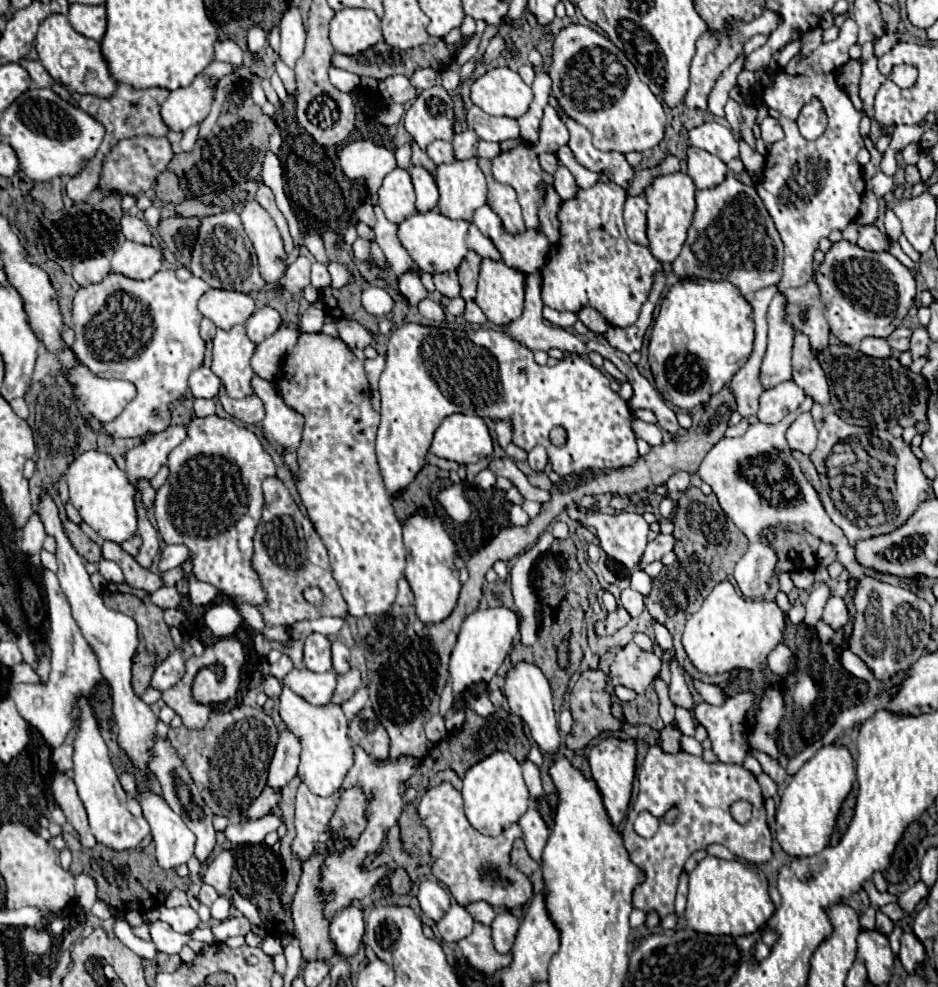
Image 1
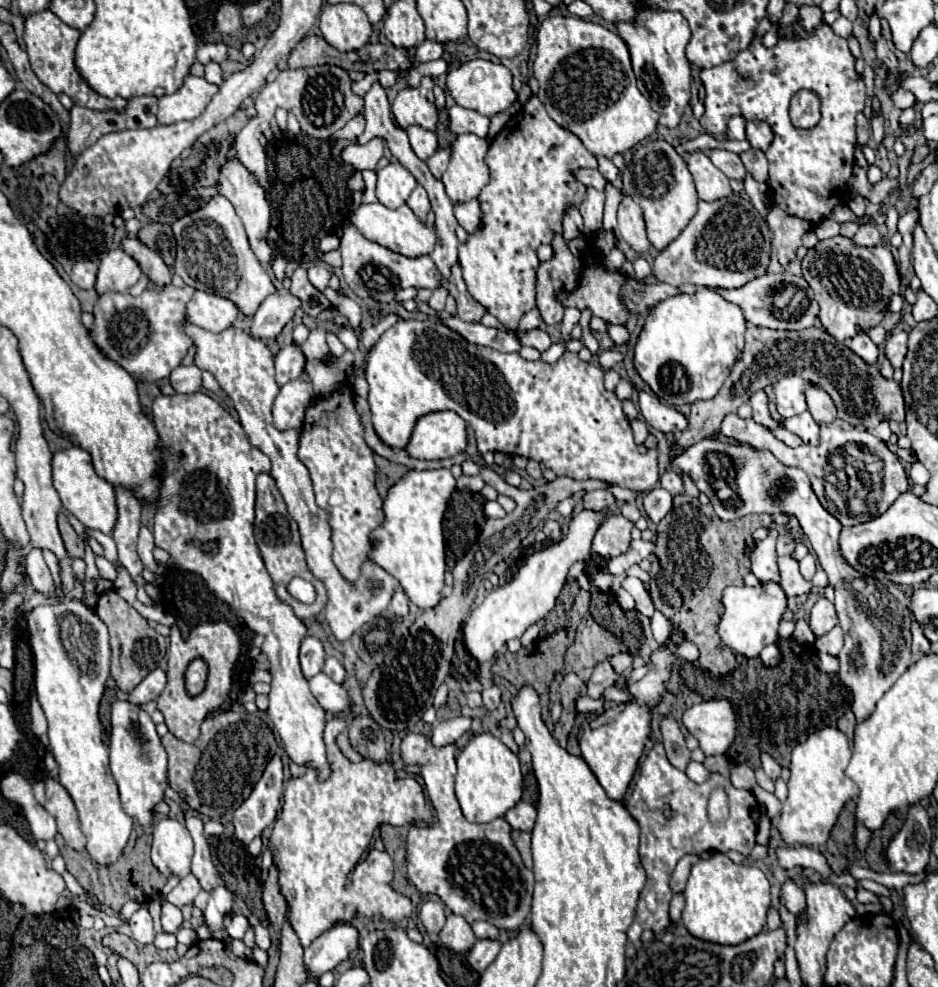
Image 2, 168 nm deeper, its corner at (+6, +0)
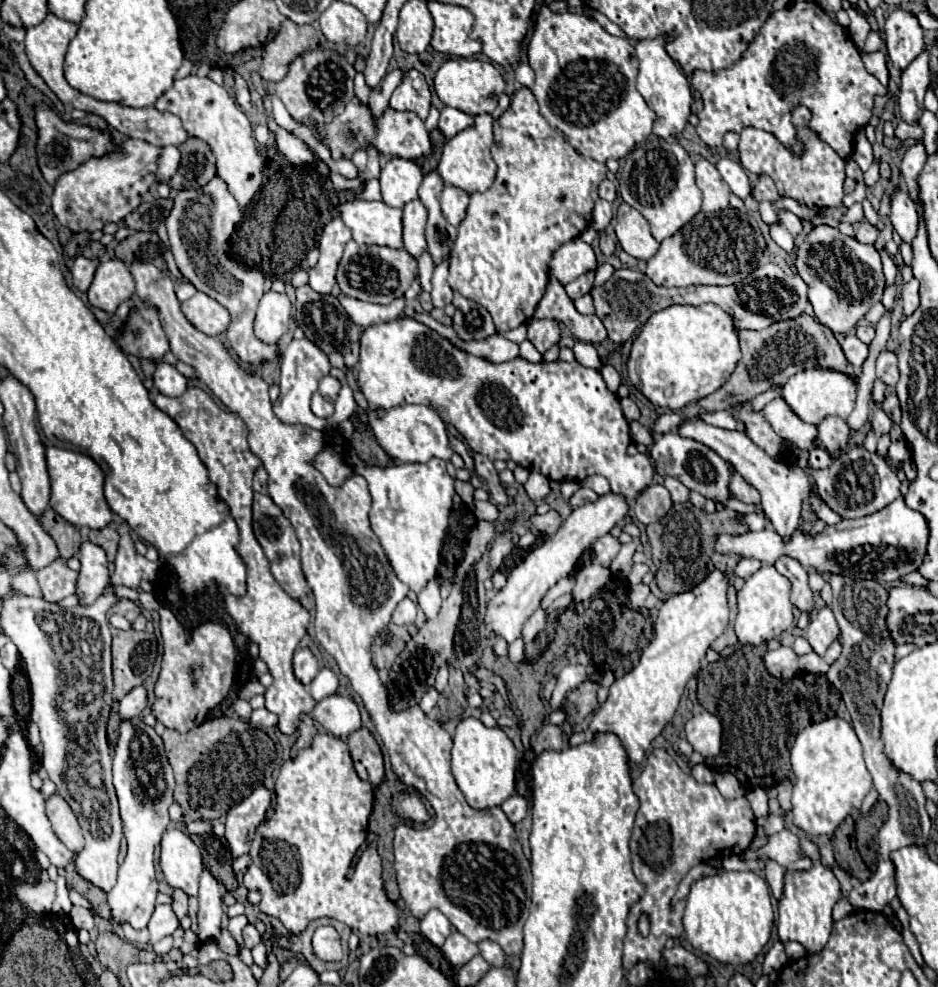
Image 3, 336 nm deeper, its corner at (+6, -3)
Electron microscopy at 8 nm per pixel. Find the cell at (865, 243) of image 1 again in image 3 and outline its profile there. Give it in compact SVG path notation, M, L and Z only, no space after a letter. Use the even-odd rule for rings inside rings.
M860 222L860 224L856 226L856 240L858 240L860 244L874 244L874 242L876 242L876 236L878 236L878 230L876 230L872 224Z

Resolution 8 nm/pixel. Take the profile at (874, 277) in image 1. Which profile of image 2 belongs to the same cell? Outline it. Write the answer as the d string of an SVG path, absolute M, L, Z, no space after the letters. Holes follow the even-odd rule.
M842 235L818 241L816 247L808 249L802 259L802 275L820 305L818 317L822 327L838 341L876 327L882 321L890 297L902 289L902 277L898 275L896 261L884 245L860 247Z

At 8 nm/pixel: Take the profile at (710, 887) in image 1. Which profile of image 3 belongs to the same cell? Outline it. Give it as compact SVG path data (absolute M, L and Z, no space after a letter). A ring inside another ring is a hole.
M720 872L702 876L690 888L684 910L684 928L688 942L702 954L720 962L752 962L770 940L774 910L768 884L756 872Z

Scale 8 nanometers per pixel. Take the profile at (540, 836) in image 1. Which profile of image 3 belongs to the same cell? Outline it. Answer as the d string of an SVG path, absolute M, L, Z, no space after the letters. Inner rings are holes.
M514 794L514 796L510 796L502 804L502 810L504 810L504 814L508 816L508 820L512 824L518 824L526 816L526 812L528 812L528 802L520 794Z

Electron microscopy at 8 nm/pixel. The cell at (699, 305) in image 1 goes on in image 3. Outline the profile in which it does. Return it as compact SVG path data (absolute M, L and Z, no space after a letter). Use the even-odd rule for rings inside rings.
M712 302L702 306L668 306L652 314L632 342L628 376L632 384L656 406L678 410L696 402L726 382L740 362L738 330L732 318Z

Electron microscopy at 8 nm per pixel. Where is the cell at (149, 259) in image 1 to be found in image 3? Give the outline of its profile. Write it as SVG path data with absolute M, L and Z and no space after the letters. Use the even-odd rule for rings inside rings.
M110 258L96 270L94 282L88 288L88 302L112 314L120 302L134 294L134 278L124 262Z

